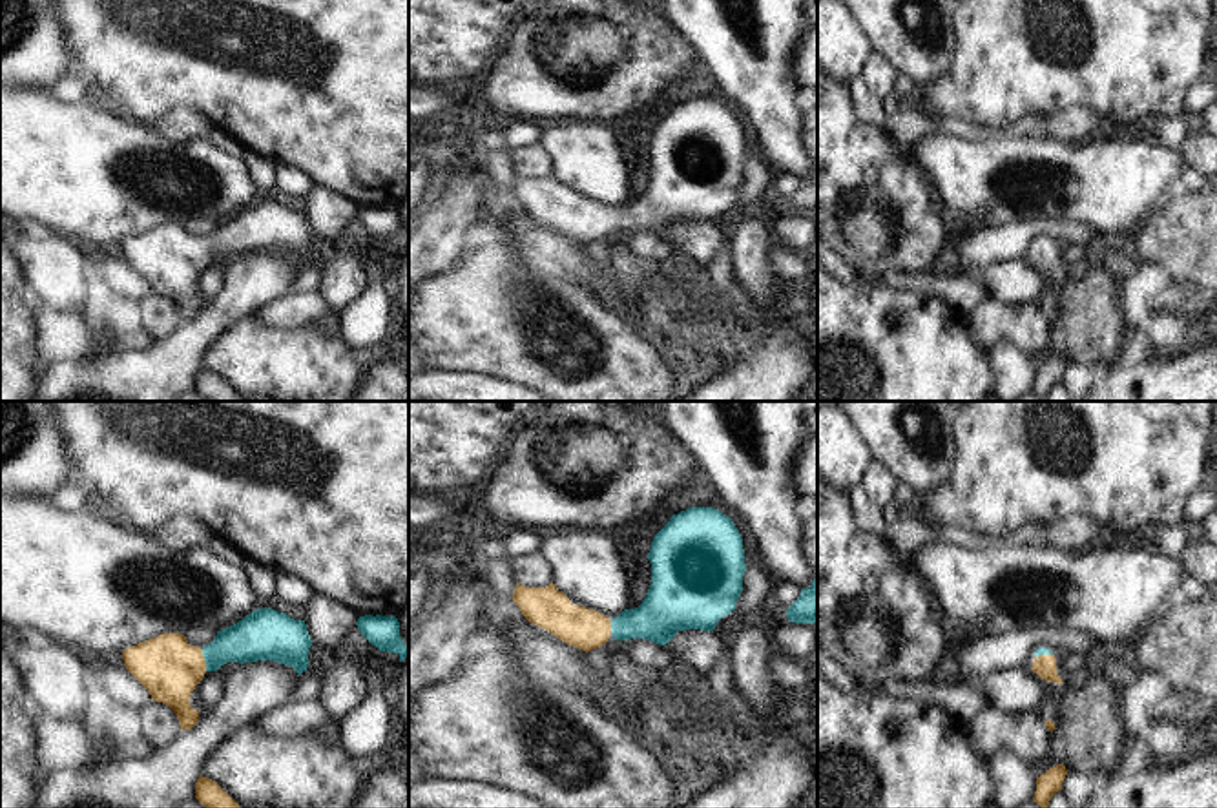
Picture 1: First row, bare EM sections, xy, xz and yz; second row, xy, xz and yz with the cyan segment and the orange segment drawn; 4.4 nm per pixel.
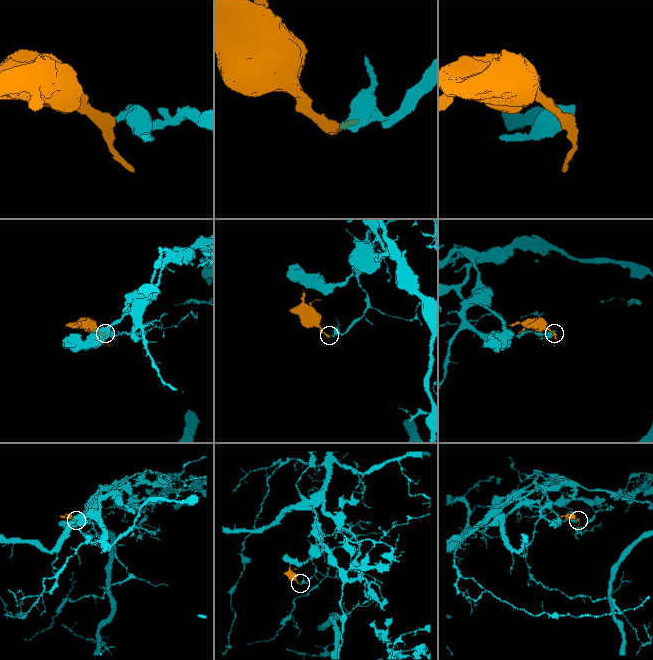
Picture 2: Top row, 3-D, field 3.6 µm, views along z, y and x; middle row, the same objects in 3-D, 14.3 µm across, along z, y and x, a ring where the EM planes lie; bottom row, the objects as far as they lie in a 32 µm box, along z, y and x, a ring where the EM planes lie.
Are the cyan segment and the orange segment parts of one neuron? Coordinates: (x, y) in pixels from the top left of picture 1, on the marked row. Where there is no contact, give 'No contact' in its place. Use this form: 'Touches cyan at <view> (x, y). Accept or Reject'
Touches cyan at xy (205, 661). Accept.

